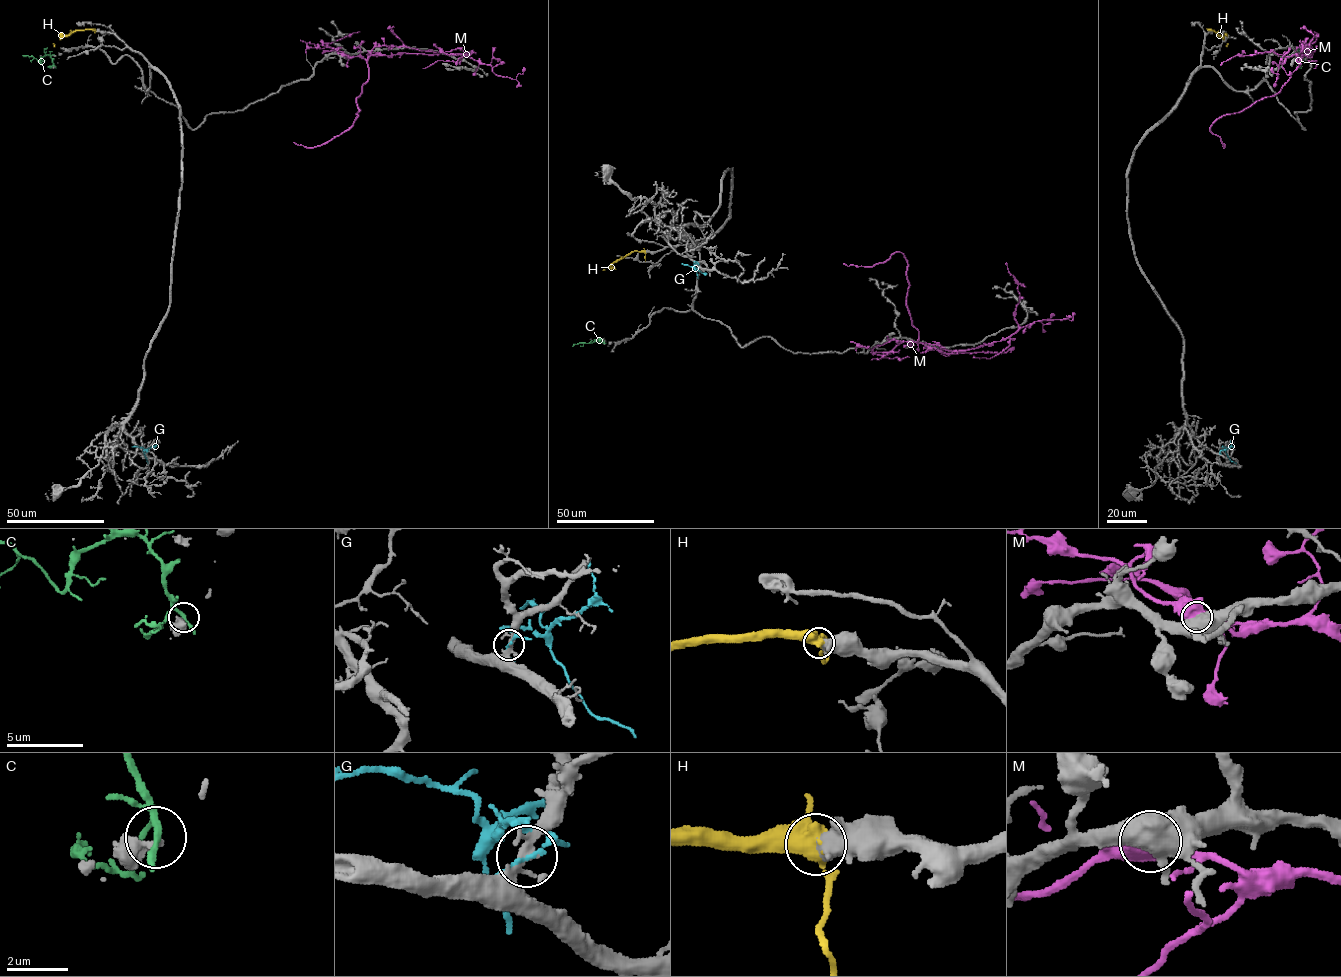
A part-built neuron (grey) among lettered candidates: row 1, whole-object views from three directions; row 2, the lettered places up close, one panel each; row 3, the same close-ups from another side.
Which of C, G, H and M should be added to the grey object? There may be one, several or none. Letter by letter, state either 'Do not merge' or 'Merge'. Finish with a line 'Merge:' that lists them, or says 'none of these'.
C: Do not merge
G: Do not merge
H: Merge
M: Do not merge
Merge: H

